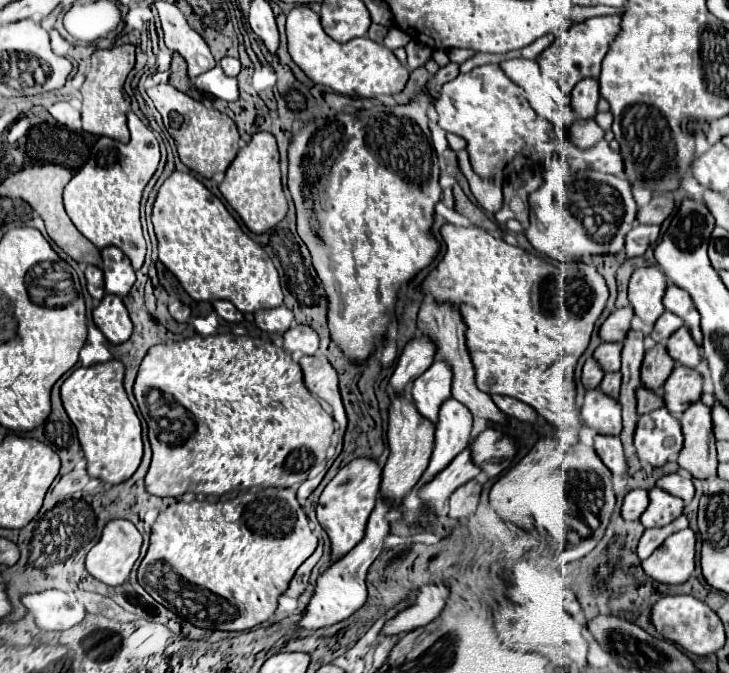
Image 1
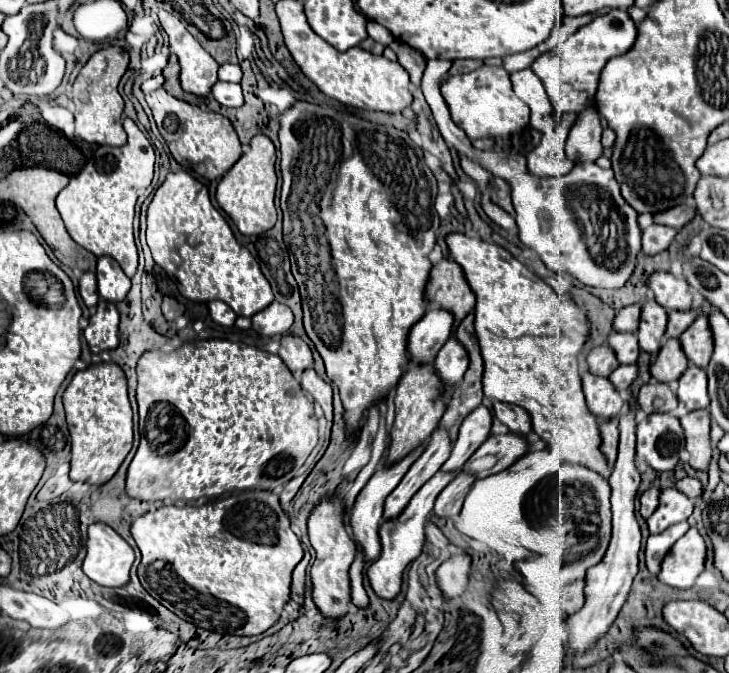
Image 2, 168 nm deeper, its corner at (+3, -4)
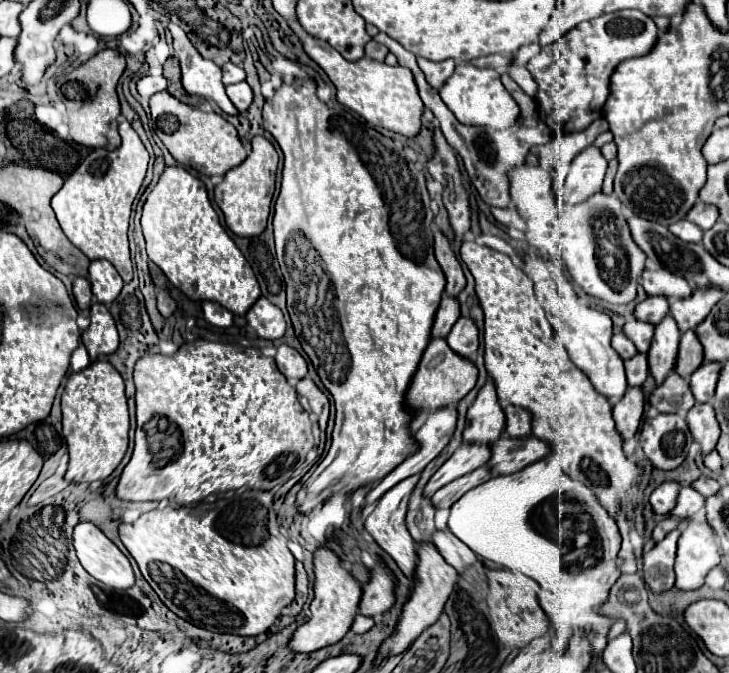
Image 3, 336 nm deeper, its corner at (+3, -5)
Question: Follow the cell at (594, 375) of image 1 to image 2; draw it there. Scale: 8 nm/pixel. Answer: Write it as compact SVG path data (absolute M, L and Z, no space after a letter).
M603 344L603 346L595 346L589 352L587 364L589 364L589 370L593 374L597 374L597 376L609 376L619 366L619 360L615 358L615 352L611 350L611 346Z

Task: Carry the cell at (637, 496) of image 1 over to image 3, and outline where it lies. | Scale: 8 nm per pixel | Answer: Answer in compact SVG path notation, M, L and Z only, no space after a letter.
M675 481L661 483L649 497L649 503L653 507L653 513L665 515L675 507L675 499L679 495L679 485Z

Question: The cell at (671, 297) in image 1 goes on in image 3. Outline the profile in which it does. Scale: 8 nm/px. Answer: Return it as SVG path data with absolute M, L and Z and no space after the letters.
M667 269L643 271L641 285L647 291L647 295L663 295L669 301L687 299L693 293L691 285L683 277L667 271Z

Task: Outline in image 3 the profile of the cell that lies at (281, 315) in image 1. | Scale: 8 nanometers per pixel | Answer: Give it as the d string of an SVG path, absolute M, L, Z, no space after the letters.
M261 297L245 315L245 319L249 321L249 325L257 331L259 337L263 339L281 339L285 335L287 323L285 317L281 313L281 309L277 305L273 305L269 299Z

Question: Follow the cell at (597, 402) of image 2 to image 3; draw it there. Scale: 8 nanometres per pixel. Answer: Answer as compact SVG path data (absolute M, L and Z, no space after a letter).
M527 255L523 271L533 279L535 295L541 301L541 305L547 313L547 319L553 325L559 341L567 347L569 359L581 371L585 371L585 375L589 377L589 381L593 383L597 393L607 397L611 403L619 401L627 391L627 381L625 381L623 361L619 359L619 355L615 355L615 351L611 349L611 343L609 343L611 341L611 317L607 313L595 311L591 307L579 305L577 295L567 277L567 271L565 271L563 263L559 263L559 259L547 263L535 255Z

